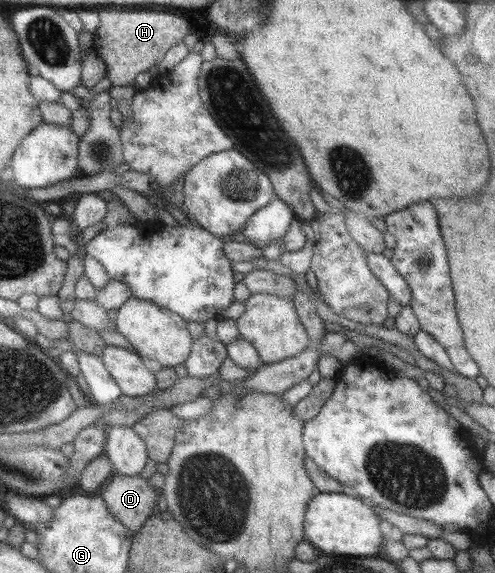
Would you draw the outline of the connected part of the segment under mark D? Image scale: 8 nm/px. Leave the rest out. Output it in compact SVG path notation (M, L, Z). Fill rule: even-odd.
M114 475L111 482L107 484L107 488L99 493L102 502L106 504L109 514L113 518L117 518L118 522L121 522L127 530L133 533L139 532L143 523L156 511L158 494L158 491L151 488L146 480L140 478L139 475Z

